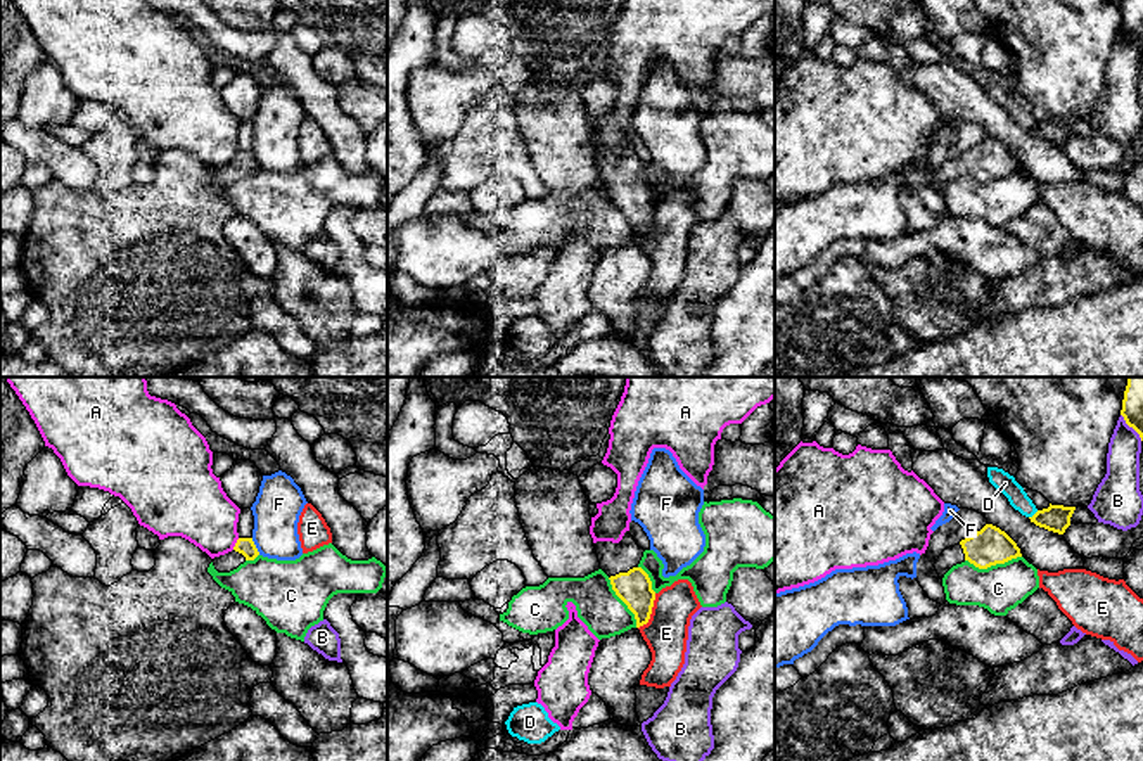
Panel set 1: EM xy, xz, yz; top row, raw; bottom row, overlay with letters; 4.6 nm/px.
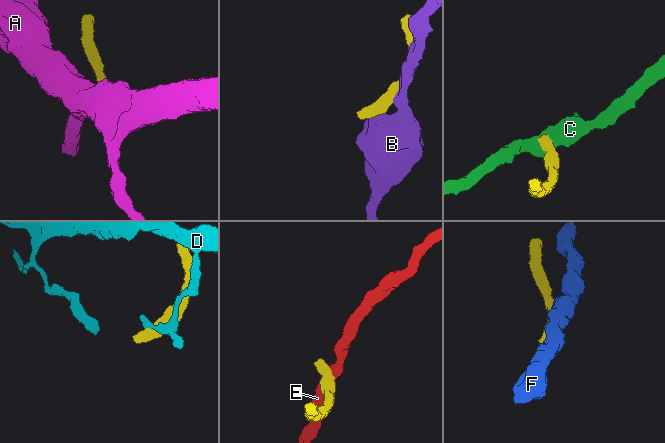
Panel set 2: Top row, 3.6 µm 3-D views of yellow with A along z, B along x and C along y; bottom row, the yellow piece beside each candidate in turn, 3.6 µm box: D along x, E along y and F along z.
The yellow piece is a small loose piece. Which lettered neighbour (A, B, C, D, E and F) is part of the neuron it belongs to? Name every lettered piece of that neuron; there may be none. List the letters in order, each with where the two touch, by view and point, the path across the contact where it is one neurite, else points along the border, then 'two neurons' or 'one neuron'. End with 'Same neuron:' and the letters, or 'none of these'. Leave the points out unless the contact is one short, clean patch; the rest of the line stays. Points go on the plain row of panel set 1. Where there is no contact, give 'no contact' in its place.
A: contact xy (236, 156); border xy (239, 151), (232, 161); two neurons
B: contact yz (1131, 38); two neurons
C: contact yz (993, 177); border yz (1021, 168), (986, 180), (976, 180), (965, 173); two neurons
D: contact yz (1034, 127); border yz (1038, 123), (1029, 130); two neurons
E: contact xz (651, 225); border xz (656, 206), (651, 230), (638, 241); two neurons
F: contact xy (255, 159); two neurons
Same neuron: none of these

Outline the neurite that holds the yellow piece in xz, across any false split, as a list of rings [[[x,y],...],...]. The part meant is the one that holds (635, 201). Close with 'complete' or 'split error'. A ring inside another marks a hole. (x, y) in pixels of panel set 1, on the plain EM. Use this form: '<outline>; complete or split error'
[[[629,144],[619,156],[597,154],[600,182],[609,189],[612,202],[635,227],[636,240],[648,235],[655,204],[648,187],[638,178],[643,161],[636,157]]]; split error

